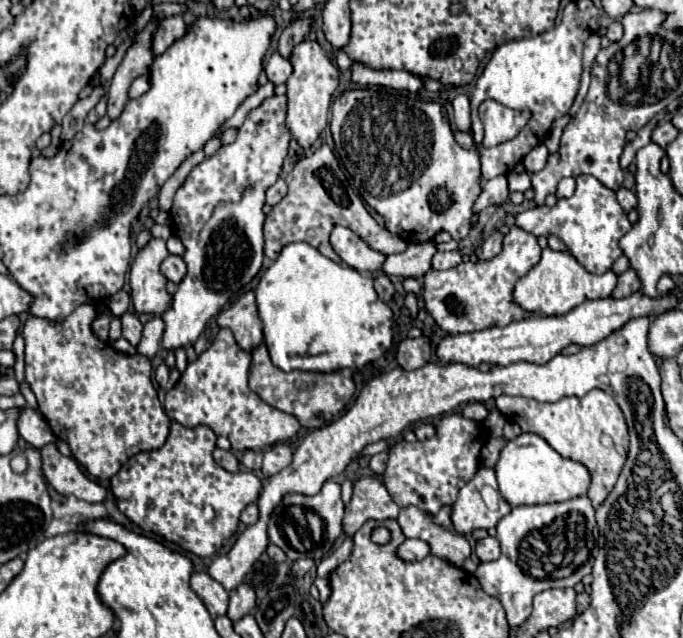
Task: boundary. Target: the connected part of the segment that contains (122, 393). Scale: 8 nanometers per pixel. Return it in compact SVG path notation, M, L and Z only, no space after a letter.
M82 304L78 306L64 322L56 324L56 322L48 322L48 320L40 320L40 318L34 318L30 316L26 322L24 322L24 328L22 328L22 336L24 336L24 342L26 342L26 384L30 386L30 390L34 392L36 400L38 400L38 406L40 406L40 412L42 416L46 418L48 426L52 428L54 436L58 436L60 440L68 442L70 450L72 450L72 456L86 468L86 472L94 478L100 478L100 480L108 480L112 478L120 468L122 464L128 462L130 456L138 454L138 452L148 452L148 450L156 450L160 448L166 438L168 438L168 430L170 430L170 418L166 416L160 400L158 400L158 394L152 386L152 366L150 366L150 360L146 356L140 356L140 354L134 354L134 356L126 356L126 354L120 354L116 352L108 342L102 342L94 332L90 332L90 324L94 322L96 318L96 308L92 304Z

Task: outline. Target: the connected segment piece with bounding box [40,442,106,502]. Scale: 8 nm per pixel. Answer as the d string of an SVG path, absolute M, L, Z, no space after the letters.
M46 444L40 448L42 456L42 472L46 480L64 496L74 494L78 500L86 502L104 502L106 488L102 488L96 480L90 480L74 458L66 458L58 452L56 444Z

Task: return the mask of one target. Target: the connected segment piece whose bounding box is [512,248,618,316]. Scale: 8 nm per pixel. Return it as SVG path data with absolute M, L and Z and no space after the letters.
M546 248L546 250L542 250L542 260L524 278L520 278L516 282L512 298L520 308L524 308L530 314L562 316L586 300L610 296L610 292L616 286L616 280L618 278L612 270L602 276L596 276L596 274L590 274L586 268L582 268L572 254L554 252L554 250Z

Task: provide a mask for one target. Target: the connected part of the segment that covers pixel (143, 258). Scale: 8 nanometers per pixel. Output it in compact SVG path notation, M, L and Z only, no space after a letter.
M152 238L140 248L140 262L130 264L130 300L138 314L162 316L172 304L166 290L168 280L160 272L160 264L168 254L166 242Z

